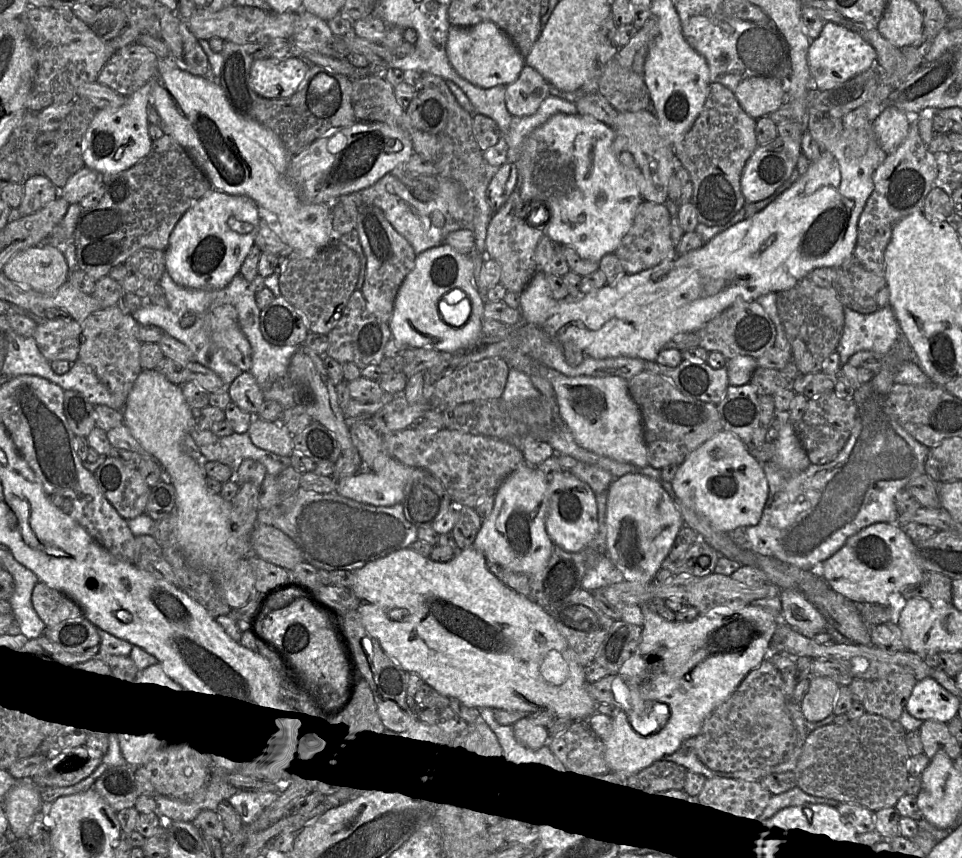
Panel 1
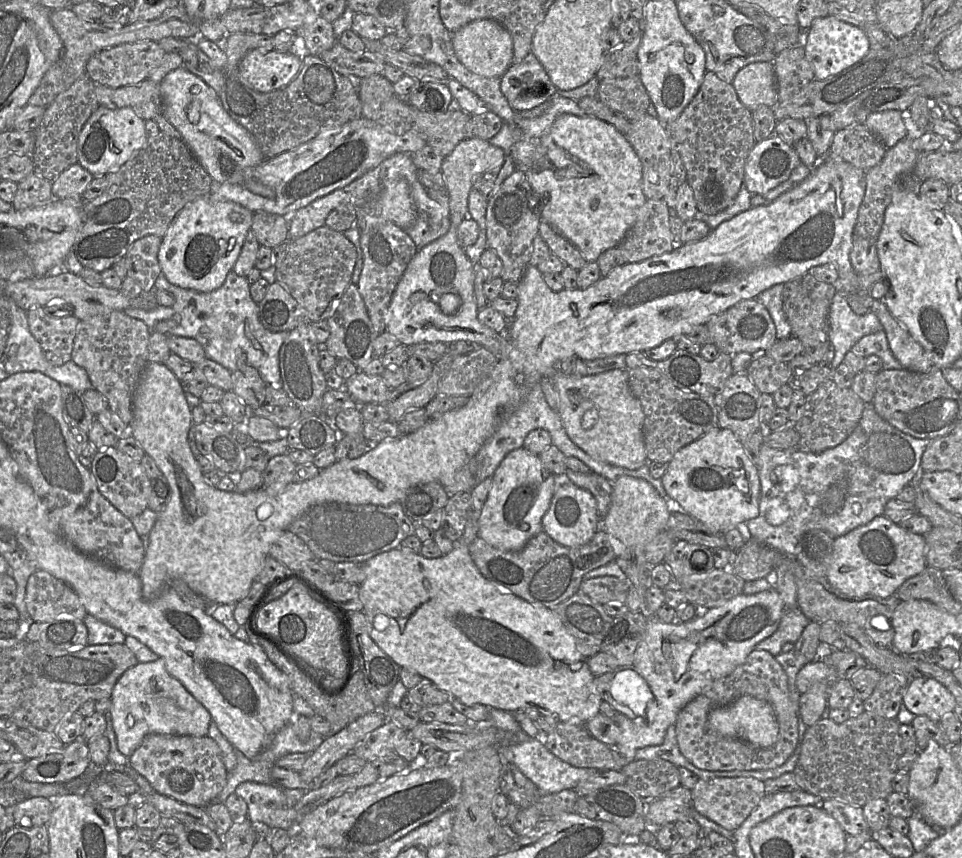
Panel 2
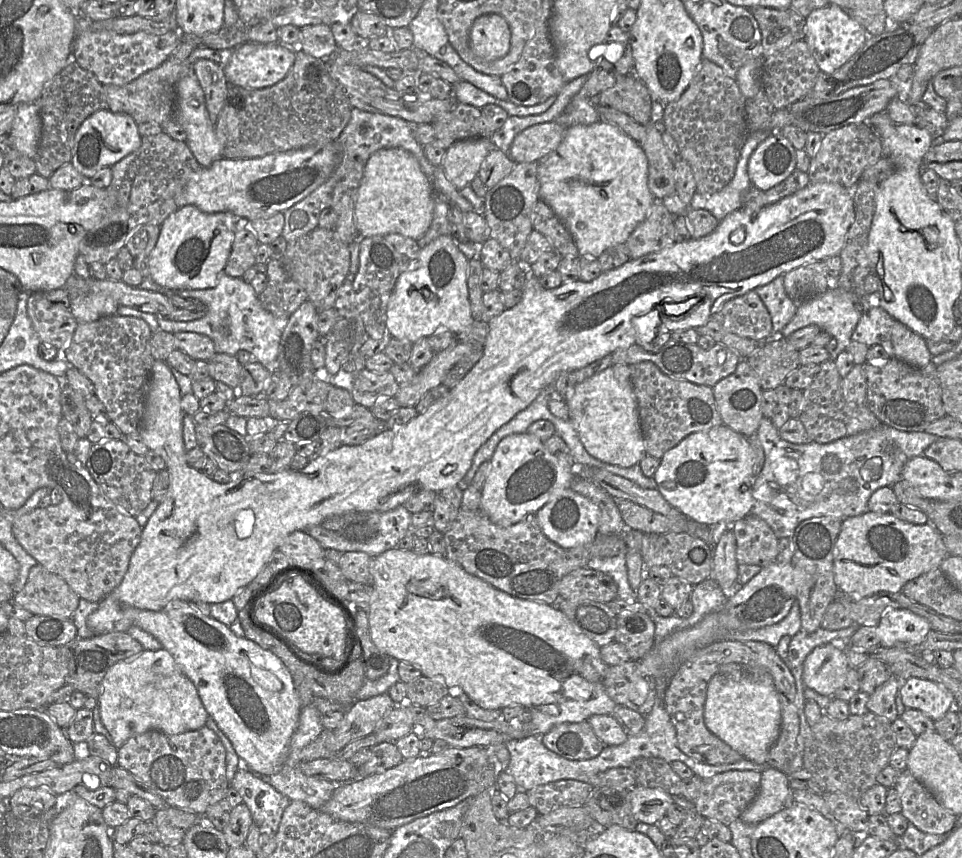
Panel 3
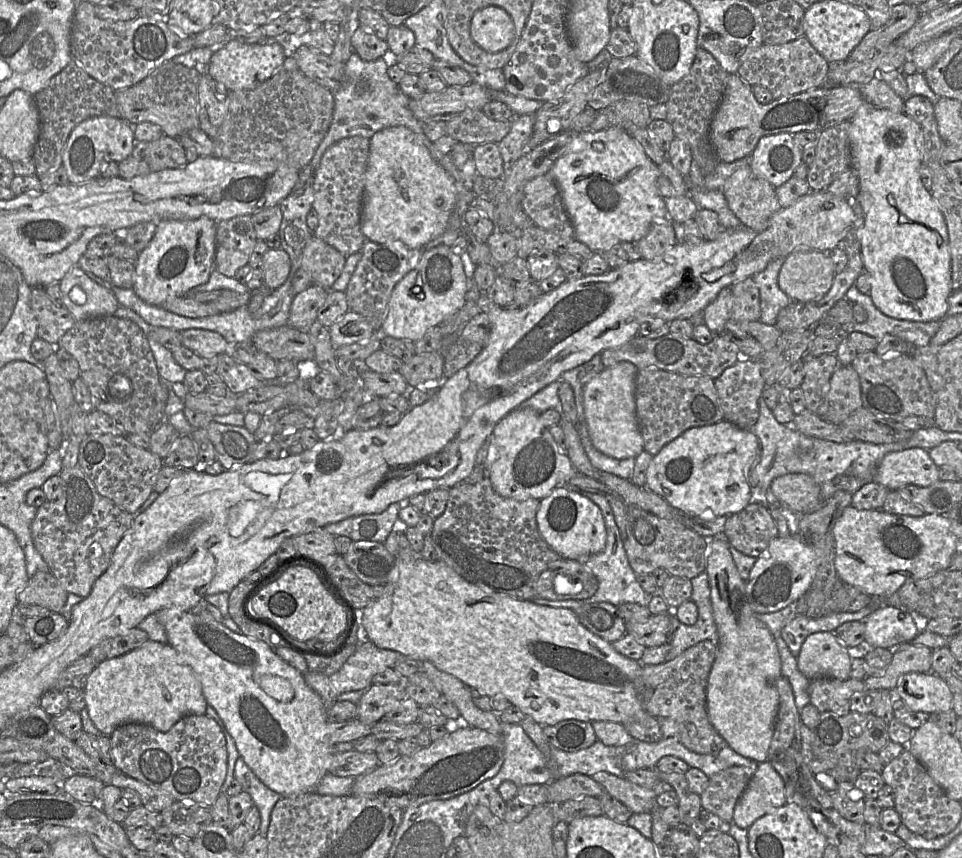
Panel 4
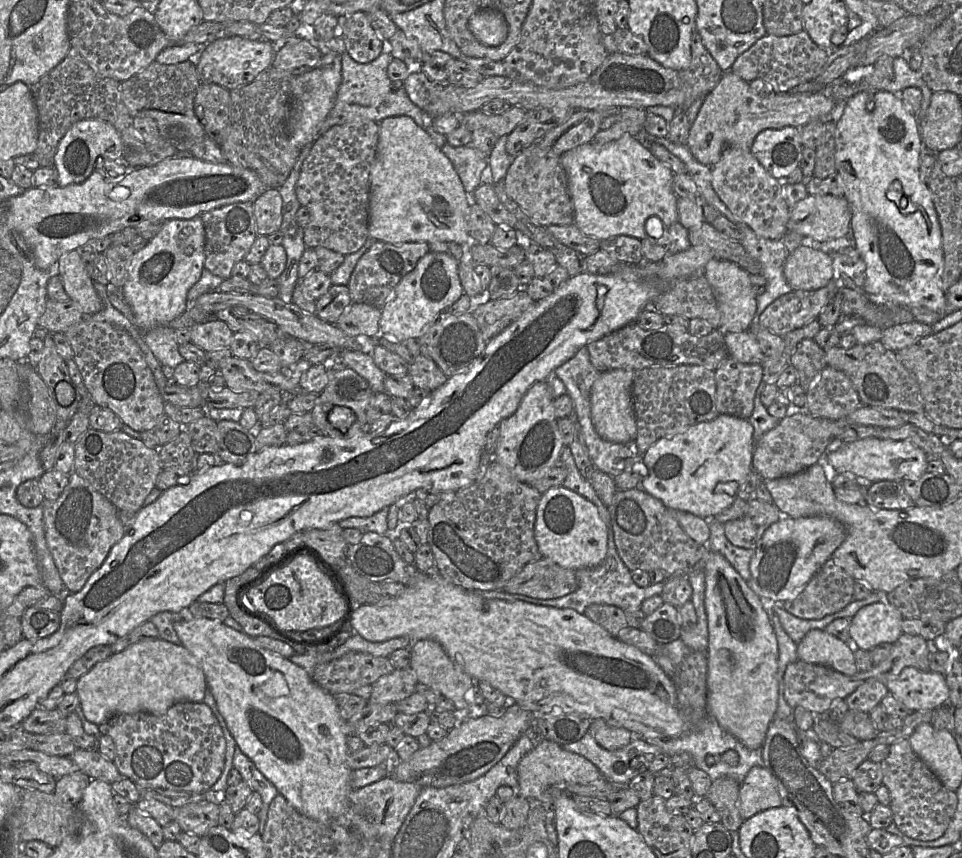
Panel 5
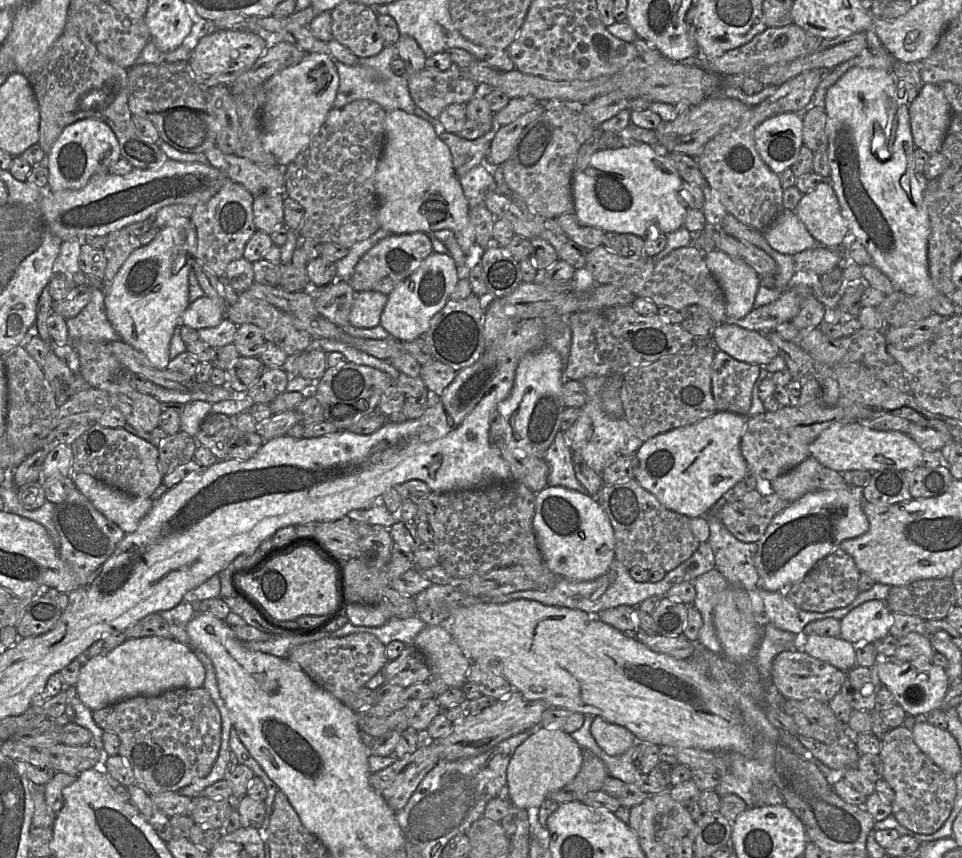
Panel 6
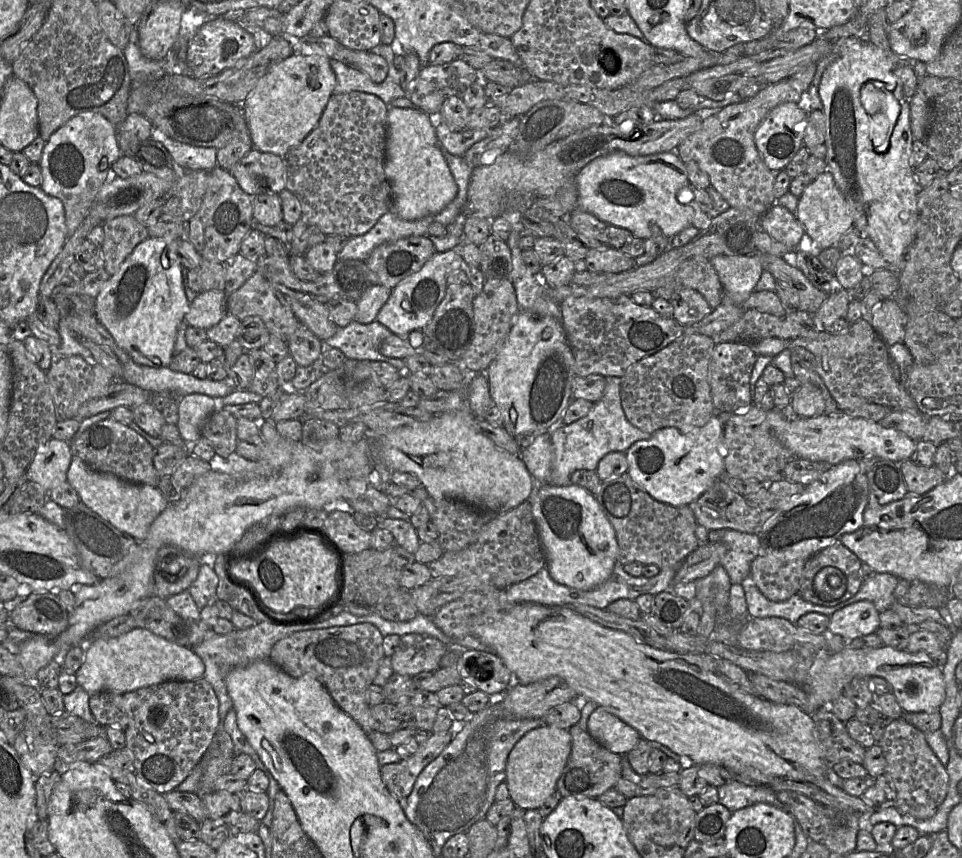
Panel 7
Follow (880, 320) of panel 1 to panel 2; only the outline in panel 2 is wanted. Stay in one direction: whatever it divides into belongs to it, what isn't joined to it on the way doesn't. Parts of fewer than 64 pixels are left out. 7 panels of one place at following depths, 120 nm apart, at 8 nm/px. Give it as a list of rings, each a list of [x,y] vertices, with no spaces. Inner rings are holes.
[[[837,291],[829,310],[829,338],[835,348],[834,358],[829,365],[831,369],[843,362],[846,353],[863,336],[881,330],[883,326],[873,312],[865,315],[854,313],[845,296]]]

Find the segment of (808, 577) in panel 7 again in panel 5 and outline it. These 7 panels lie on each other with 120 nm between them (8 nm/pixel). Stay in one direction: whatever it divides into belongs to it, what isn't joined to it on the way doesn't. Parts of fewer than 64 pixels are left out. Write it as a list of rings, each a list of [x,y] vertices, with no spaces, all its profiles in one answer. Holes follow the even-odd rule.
[[[829,558],[817,573],[791,599],[782,603],[789,613],[804,619],[820,619],[842,610],[853,600],[855,579]]]

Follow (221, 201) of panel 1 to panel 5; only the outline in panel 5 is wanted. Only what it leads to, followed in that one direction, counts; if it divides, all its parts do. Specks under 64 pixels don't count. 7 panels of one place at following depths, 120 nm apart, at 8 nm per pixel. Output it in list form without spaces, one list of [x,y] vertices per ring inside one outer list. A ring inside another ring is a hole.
[[[200,217],[173,219],[164,222],[160,232],[149,240],[146,247],[134,253],[122,292],[133,312],[135,325],[140,330],[149,331],[155,327],[169,326],[187,310],[188,291],[199,281],[204,269],[205,242],[205,227]]]

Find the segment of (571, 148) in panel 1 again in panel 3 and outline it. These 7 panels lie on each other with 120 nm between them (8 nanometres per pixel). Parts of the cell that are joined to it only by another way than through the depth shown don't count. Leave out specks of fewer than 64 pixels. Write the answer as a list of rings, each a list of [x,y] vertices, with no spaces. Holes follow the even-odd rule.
[[[606,122],[590,125],[577,124],[567,128],[558,148],[538,161],[538,179],[540,183],[540,199],[545,201],[572,235],[580,257],[598,258],[606,249],[625,244],[635,228],[646,218],[653,203],[656,201],[648,187],[648,159],[638,142]]]

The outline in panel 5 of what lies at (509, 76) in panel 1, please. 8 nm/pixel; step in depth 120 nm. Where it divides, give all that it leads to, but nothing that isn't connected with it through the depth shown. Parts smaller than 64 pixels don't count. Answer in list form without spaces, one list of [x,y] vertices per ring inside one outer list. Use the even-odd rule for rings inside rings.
[[[492,8],[475,12],[469,19],[468,27],[474,37],[486,46],[499,46],[508,36],[508,23],[504,15]]]

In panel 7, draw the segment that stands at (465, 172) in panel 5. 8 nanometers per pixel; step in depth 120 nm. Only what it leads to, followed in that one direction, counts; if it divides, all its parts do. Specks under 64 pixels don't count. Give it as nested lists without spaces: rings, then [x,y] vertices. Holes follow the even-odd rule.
[[[441,121],[435,128],[437,138],[446,150],[455,156],[463,157],[466,151],[475,143],[489,137],[493,129],[472,130],[465,129],[460,132],[451,132]]]

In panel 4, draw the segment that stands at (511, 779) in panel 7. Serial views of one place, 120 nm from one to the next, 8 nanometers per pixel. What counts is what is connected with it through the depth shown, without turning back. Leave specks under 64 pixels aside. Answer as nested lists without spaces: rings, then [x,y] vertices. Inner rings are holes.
[[[597,772],[592,778],[617,800],[626,805],[633,813],[650,813],[656,806],[656,798],[663,791],[673,789],[663,781],[655,789],[647,789],[629,780],[608,772]]]

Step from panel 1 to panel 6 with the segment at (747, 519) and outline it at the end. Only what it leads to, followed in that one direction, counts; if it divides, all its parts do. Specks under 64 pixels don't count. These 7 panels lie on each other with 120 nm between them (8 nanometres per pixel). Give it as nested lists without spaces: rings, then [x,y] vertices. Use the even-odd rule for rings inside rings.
[[[718,411],[694,424],[677,427],[649,438],[635,453],[638,468],[634,478],[665,508],[689,518],[707,515],[716,502],[748,474],[747,464],[740,449],[747,419],[748,416]]]

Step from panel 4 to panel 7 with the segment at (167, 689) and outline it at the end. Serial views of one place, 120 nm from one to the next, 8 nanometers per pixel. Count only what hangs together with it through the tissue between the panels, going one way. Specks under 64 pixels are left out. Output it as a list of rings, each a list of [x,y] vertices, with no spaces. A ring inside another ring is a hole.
[[[134,628],[115,638],[94,639],[88,641],[84,651],[84,660],[75,673],[77,684],[89,695],[99,692],[123,694],[141,688],[161,684],[166,681],[194,681],[204,676],[205,664],[191,647],[179,645],[164,639],[145,628]]]

